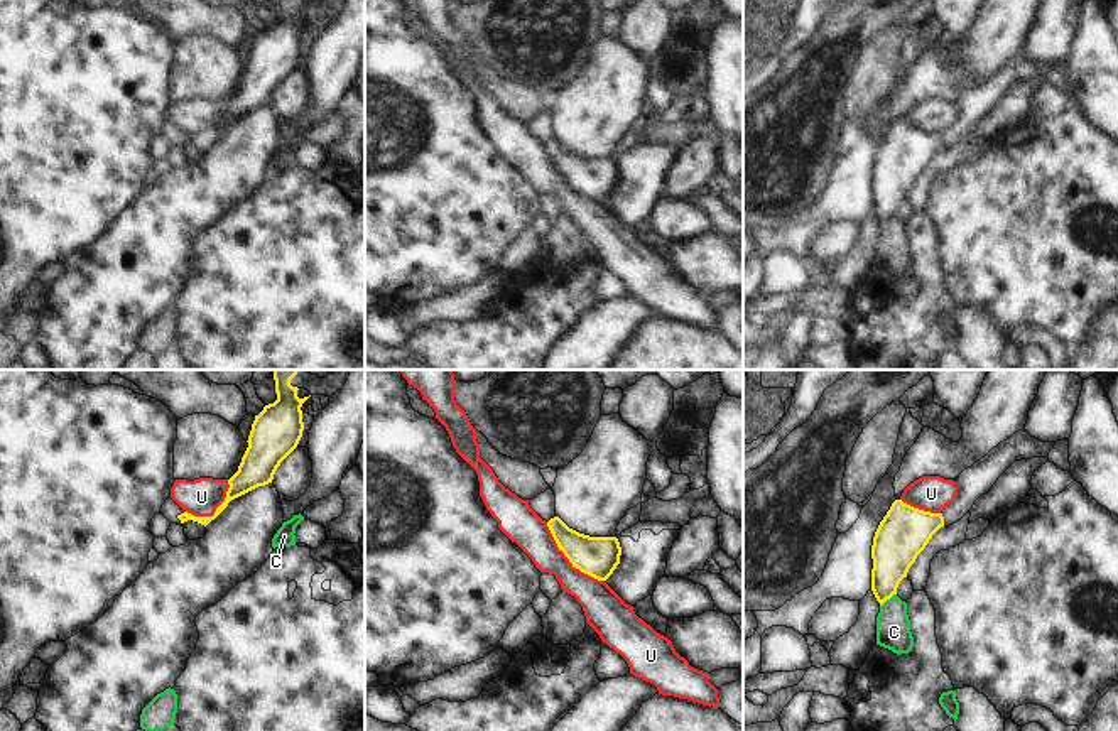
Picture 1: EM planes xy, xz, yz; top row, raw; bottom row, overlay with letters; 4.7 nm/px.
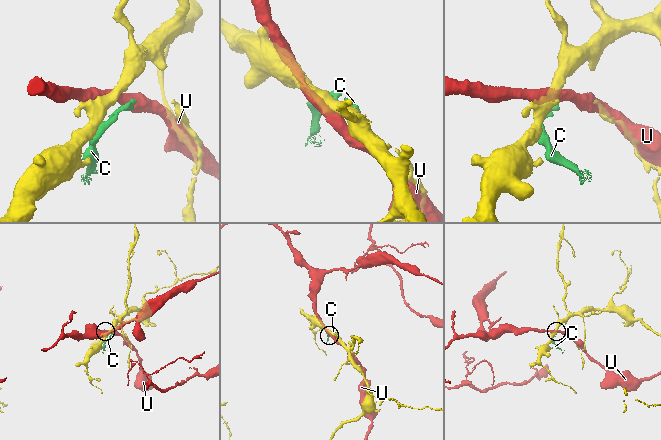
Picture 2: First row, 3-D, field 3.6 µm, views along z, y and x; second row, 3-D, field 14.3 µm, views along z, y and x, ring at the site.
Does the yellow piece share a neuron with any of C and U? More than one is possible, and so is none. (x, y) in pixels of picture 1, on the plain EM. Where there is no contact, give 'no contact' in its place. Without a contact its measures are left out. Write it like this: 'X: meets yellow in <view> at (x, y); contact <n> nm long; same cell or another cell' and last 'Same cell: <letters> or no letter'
C: meets yellow in yz at (887, 220); contact 100 nm long; another cell
U: meets yellow in xz at (568, 179); contact 400 nm long; another cell
Same cell: no letter

